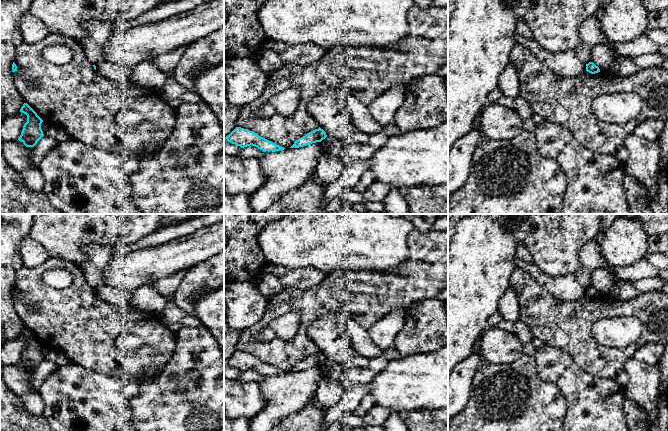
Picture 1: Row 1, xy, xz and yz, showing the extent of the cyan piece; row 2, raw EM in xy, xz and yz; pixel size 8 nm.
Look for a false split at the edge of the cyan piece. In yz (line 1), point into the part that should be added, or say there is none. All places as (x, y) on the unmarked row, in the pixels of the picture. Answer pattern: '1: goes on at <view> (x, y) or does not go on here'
1: does not go on here

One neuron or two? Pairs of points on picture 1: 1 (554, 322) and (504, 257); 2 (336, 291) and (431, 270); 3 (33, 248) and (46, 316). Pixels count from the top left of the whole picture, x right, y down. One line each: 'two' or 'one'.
1: two
2: one
3: two

